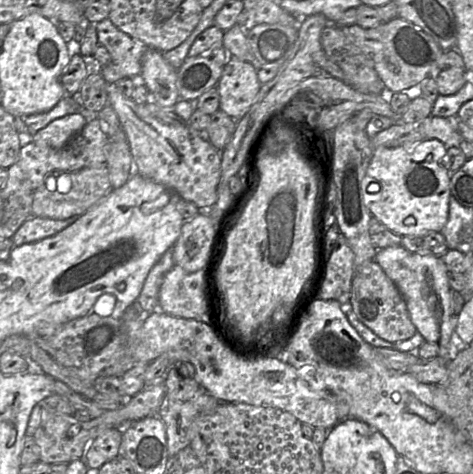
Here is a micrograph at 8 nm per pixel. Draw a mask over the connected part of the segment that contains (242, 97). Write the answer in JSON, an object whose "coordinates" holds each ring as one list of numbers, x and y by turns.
{"coordinates":[[229,56,216,85,220,95,219,109,238,122,253,105,261,86,251,63]]}

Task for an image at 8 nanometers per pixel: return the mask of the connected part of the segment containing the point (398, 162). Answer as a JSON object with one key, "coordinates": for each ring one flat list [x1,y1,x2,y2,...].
{"coordinates":[[424,139,413,145,378,147,367,168,374,181,365,192,365,205,372,216,399,236,419,237,441,232,449,216,451,174,445,167,447,149,437,139]]}

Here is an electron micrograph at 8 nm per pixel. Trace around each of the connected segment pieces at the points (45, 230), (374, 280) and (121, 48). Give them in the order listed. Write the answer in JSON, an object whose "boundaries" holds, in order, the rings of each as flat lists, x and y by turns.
{"boundaries":[[[30,217,25,220,14,233,12,239,14,247,33,243,44,238,56,235,68,226,72,225,78,217,66,220,52,220,48,218]],[[374,260,365,262,356,271,352,280,350,304,359,321,388,342,408,340,417,332,402,294]],[[104,19,96,24,99,45,104,46,112,57,112,63,124,78,138,79,141,74,141,60,148,46,119,30,110,19]]]}

